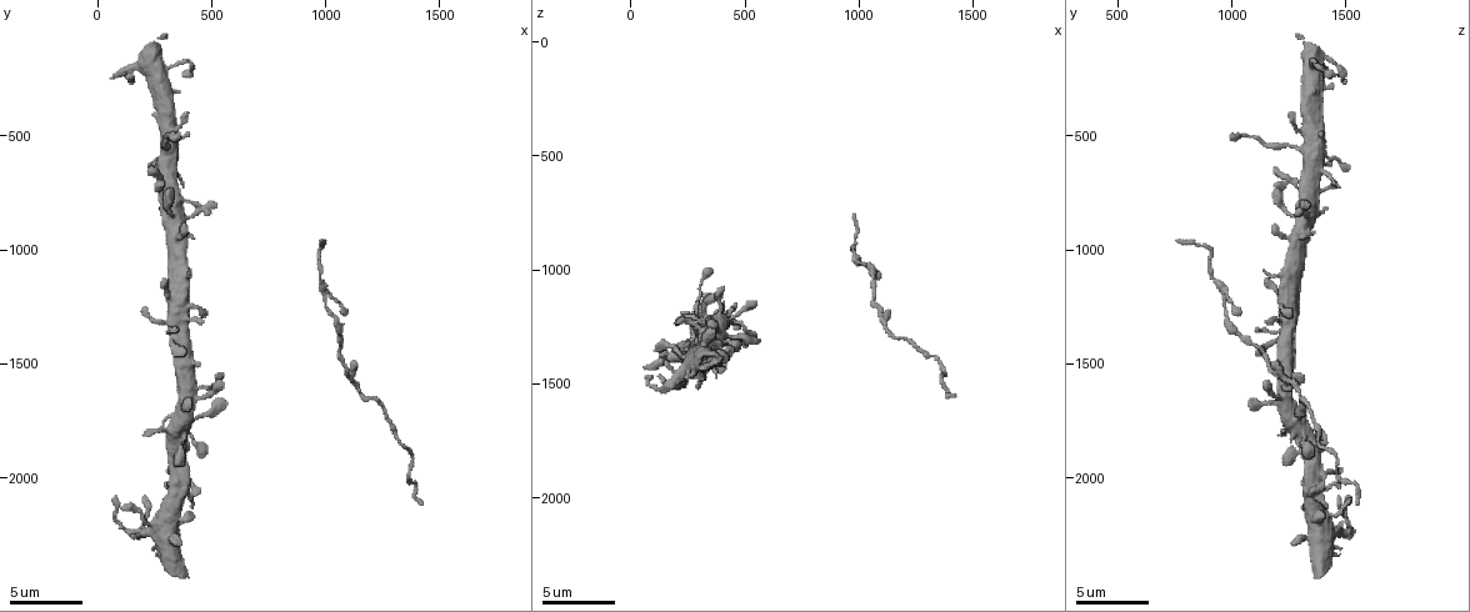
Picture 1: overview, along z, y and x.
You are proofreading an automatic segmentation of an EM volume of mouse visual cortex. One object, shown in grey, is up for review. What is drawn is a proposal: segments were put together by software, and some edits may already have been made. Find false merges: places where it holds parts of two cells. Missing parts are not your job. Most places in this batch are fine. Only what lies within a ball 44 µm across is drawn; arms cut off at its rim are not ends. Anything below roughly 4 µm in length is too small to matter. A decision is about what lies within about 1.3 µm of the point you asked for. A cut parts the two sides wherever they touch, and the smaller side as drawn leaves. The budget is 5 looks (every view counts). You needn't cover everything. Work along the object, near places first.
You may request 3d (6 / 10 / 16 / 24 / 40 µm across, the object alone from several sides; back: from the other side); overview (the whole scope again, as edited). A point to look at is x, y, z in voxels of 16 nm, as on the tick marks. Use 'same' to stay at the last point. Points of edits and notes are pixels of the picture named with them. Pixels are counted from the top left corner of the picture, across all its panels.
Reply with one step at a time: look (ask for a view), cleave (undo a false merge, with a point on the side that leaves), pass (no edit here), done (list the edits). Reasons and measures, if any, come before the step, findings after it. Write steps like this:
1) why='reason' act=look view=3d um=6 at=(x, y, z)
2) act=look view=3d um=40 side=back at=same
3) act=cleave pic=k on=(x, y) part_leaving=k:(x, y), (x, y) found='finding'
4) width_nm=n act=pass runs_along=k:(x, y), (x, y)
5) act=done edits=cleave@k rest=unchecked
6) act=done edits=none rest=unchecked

why='narrows sharply' act=look view=3d um=6 at=(1010, 1270, 970)

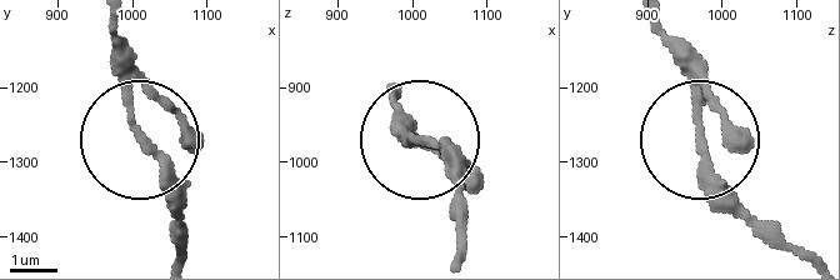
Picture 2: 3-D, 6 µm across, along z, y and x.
act=pass found='all the same cell'

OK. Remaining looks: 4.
act=look view=3d um=16 at=(1050, 1470, 1150)

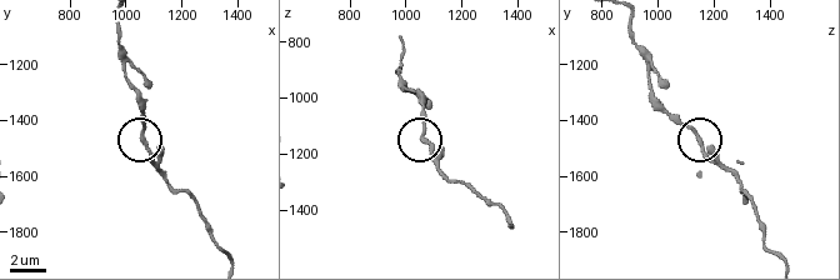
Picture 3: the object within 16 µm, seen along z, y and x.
act=pass found='continuous, no second cell'

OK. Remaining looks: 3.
act=look view=3d um=6 at=(440, 1660, 1210)

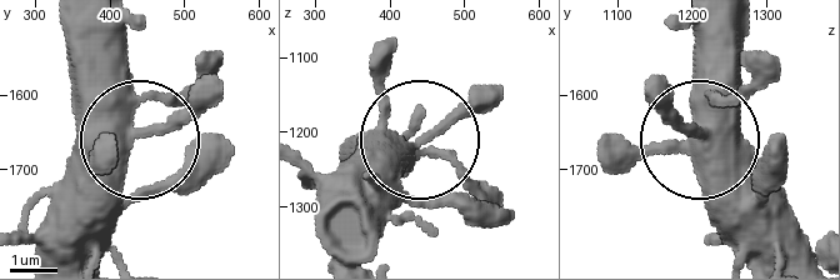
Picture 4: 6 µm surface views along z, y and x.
act=pass runs_along=4:(118, 94), (129, 126), (153, 134), (220, 83) found='all the same cell'

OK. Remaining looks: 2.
act=done edits=none rest=unchecked

